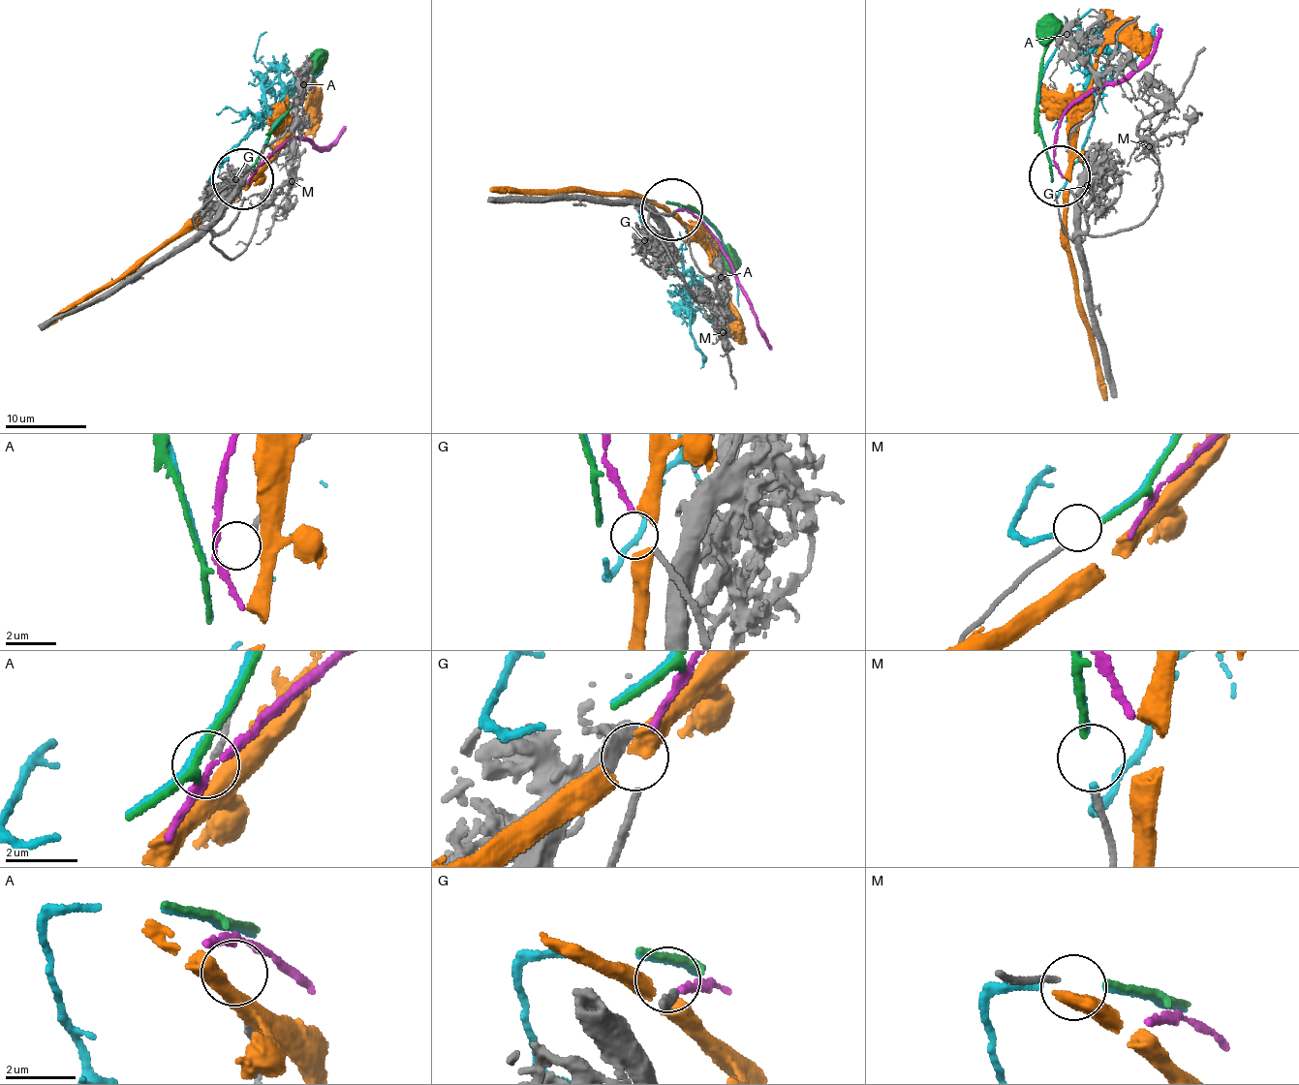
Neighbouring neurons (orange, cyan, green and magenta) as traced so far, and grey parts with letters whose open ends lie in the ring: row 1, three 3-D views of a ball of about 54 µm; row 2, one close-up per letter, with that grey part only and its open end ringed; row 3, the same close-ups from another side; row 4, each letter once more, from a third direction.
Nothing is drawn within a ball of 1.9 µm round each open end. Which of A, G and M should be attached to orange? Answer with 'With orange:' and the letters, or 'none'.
With orange: none

